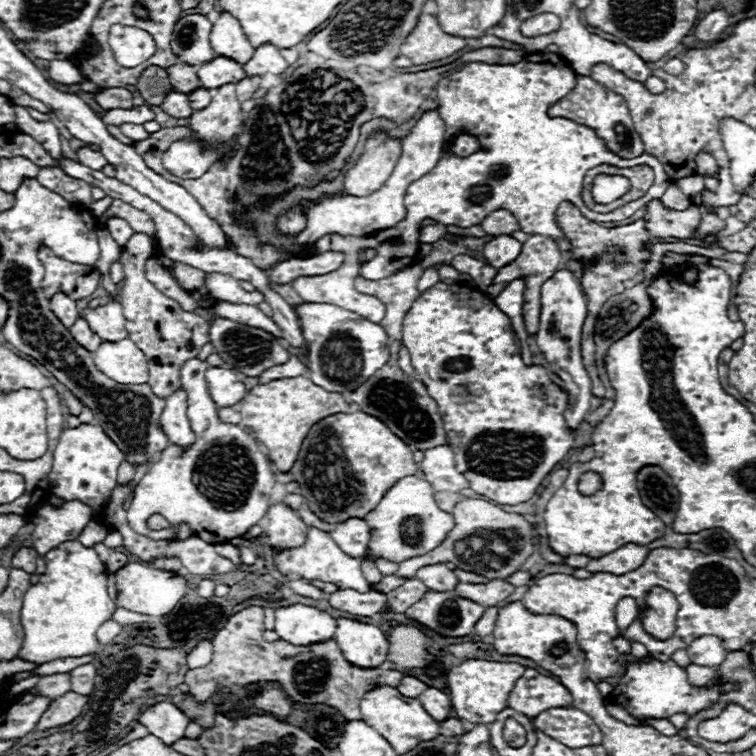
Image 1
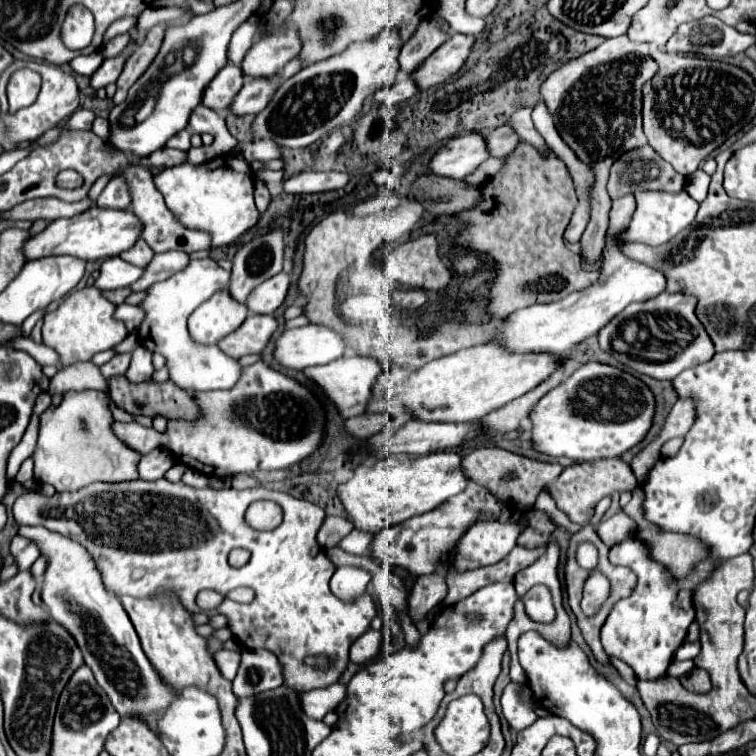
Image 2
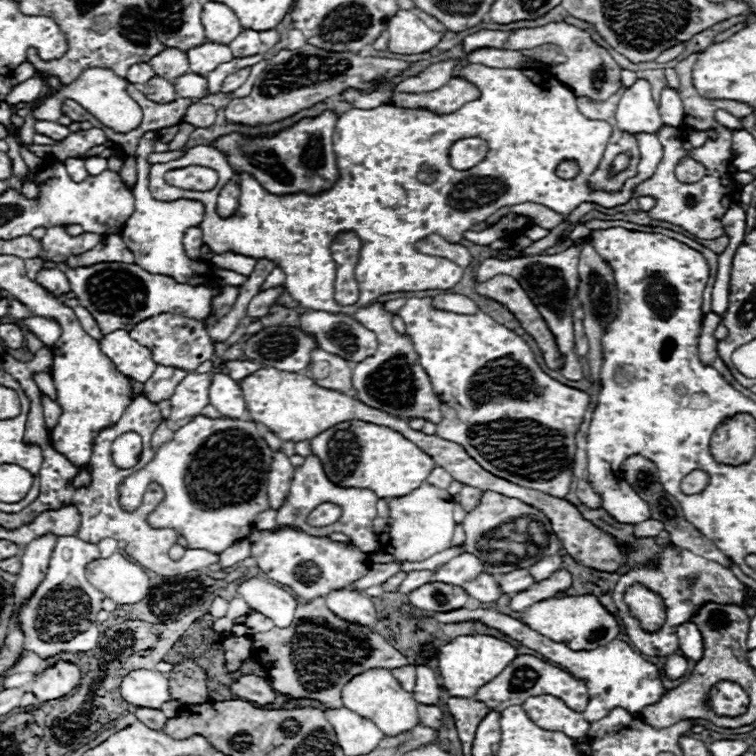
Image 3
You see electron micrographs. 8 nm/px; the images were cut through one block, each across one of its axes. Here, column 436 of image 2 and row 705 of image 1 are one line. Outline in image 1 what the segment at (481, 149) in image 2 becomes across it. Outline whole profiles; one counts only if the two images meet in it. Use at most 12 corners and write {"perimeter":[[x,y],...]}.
{"perimeter":[[172,702],[144,710],[138,722],[166,746],[190,720]]}

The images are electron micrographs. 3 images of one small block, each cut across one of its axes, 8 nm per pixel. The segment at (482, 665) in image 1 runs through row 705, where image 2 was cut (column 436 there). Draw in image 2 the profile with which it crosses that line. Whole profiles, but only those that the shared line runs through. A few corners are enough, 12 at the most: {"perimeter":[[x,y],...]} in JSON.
{"perimeter":[[454,450],[358,466],[338,496],[378,534],[470,482]]}

